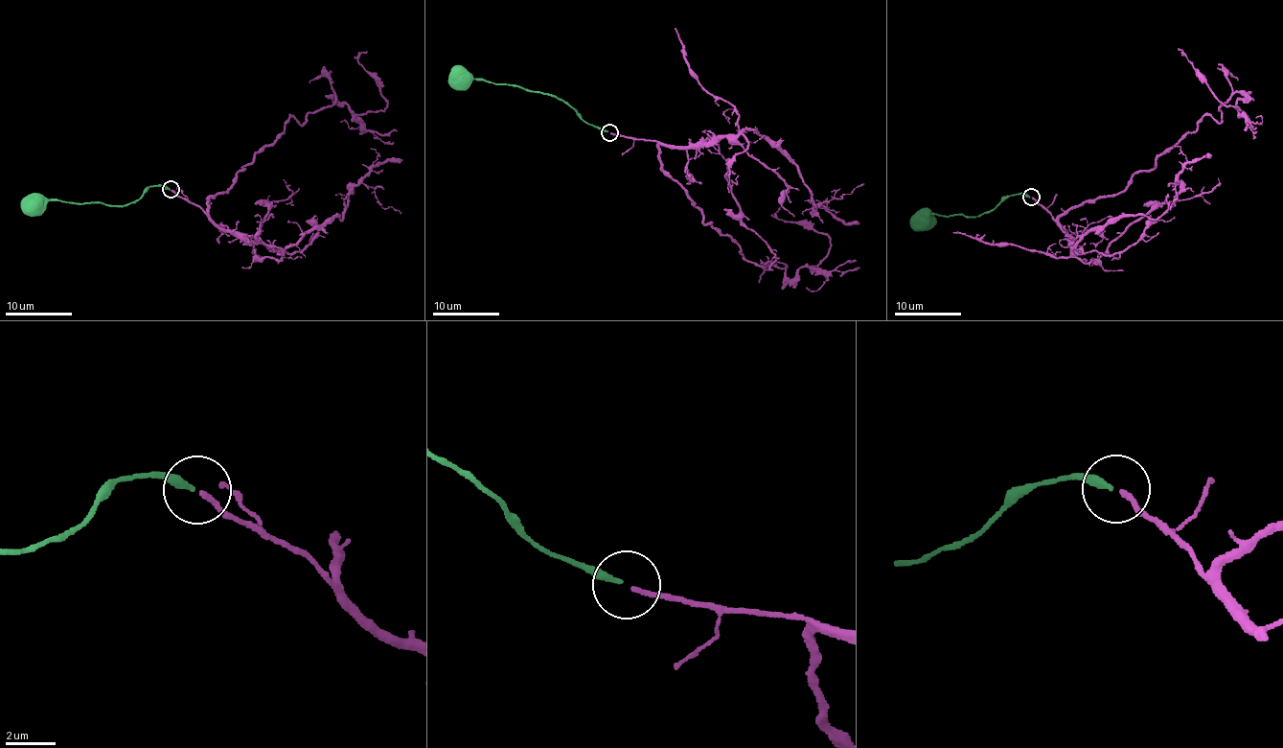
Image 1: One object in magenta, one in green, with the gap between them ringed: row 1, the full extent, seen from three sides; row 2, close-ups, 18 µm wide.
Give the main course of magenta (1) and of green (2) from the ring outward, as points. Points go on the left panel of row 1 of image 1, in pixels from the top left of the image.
1: (171, 190), (207, 213), (290, 117), (302, 124), (334, 96), (360, 114), (385, 108), (359, 62), (366, 51)
2: (171, 188), (148, 186), (139, 199), (121, 205), (39, 200), (34, 205)

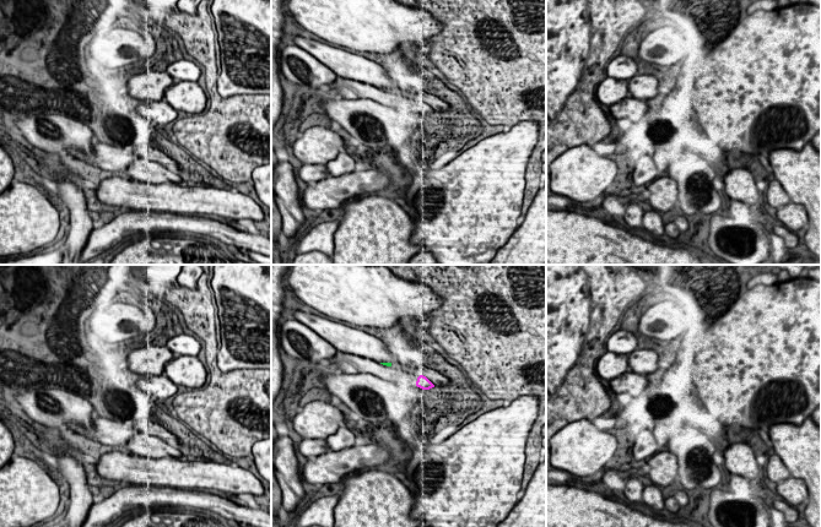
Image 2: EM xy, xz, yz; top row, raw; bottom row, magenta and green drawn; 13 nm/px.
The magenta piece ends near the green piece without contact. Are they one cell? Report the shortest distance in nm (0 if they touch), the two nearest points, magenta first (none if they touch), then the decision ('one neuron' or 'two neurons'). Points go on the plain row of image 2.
380 nm | xz (417, 103), (390, 91) | two neurons

